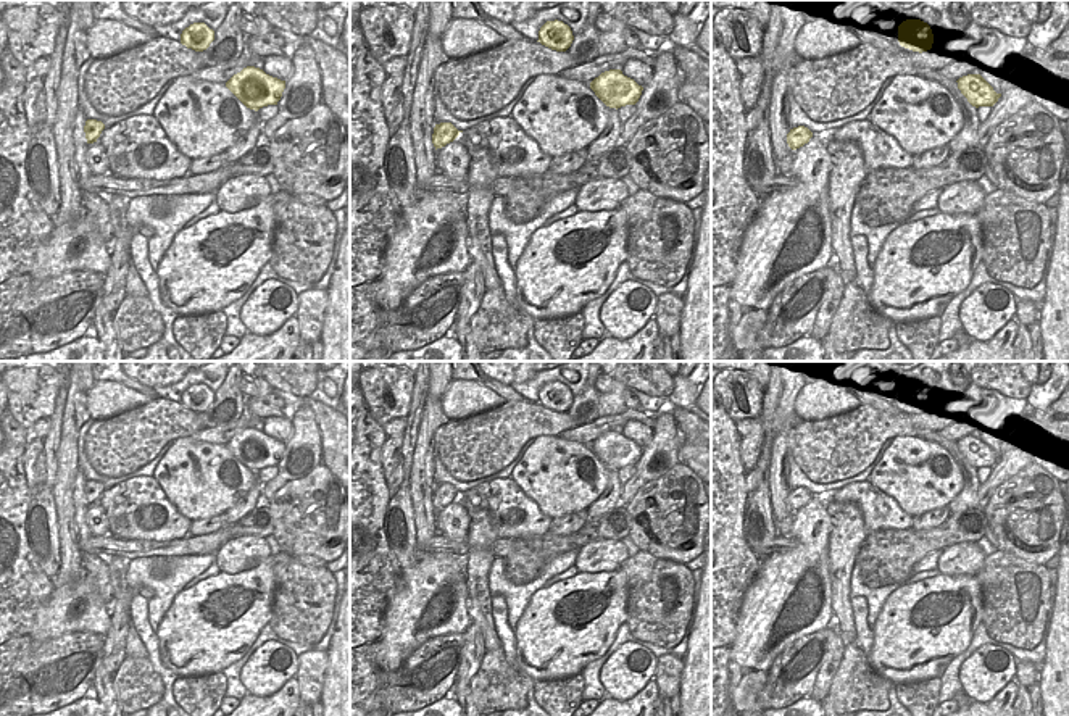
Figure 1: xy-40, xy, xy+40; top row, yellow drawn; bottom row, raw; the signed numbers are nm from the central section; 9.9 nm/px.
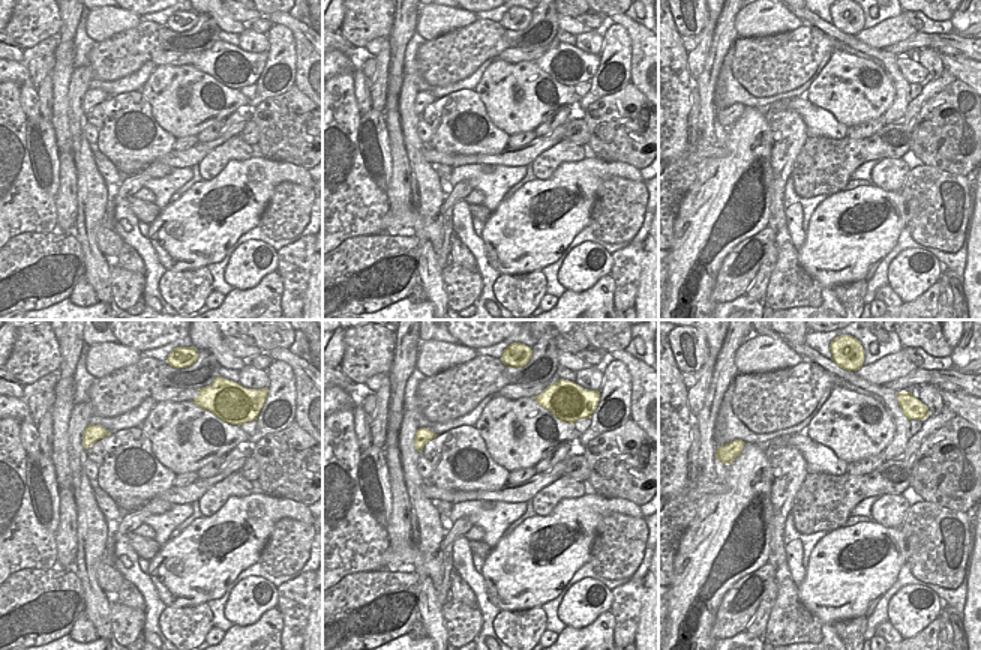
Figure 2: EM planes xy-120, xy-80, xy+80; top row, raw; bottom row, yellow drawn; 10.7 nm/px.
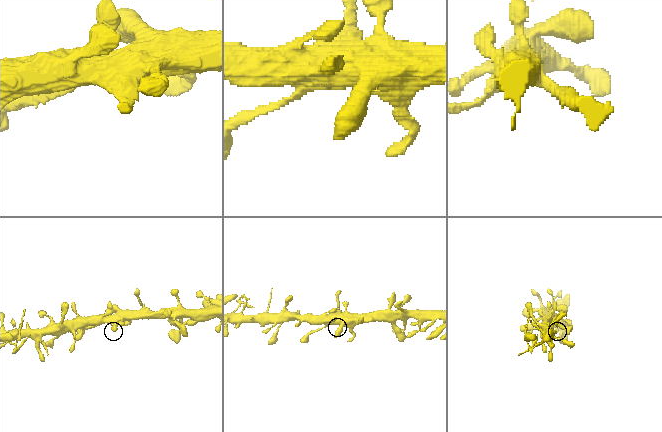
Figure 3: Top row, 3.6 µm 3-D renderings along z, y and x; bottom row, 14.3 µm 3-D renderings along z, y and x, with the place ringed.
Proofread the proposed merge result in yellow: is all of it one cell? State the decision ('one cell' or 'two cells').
one cell

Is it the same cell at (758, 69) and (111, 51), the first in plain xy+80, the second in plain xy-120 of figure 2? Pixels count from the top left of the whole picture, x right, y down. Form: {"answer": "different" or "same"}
{"answer": "same"}

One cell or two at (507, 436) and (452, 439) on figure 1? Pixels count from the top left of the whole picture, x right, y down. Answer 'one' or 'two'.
one

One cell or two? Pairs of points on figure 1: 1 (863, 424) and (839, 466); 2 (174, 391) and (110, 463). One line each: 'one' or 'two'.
1: one
2: two

